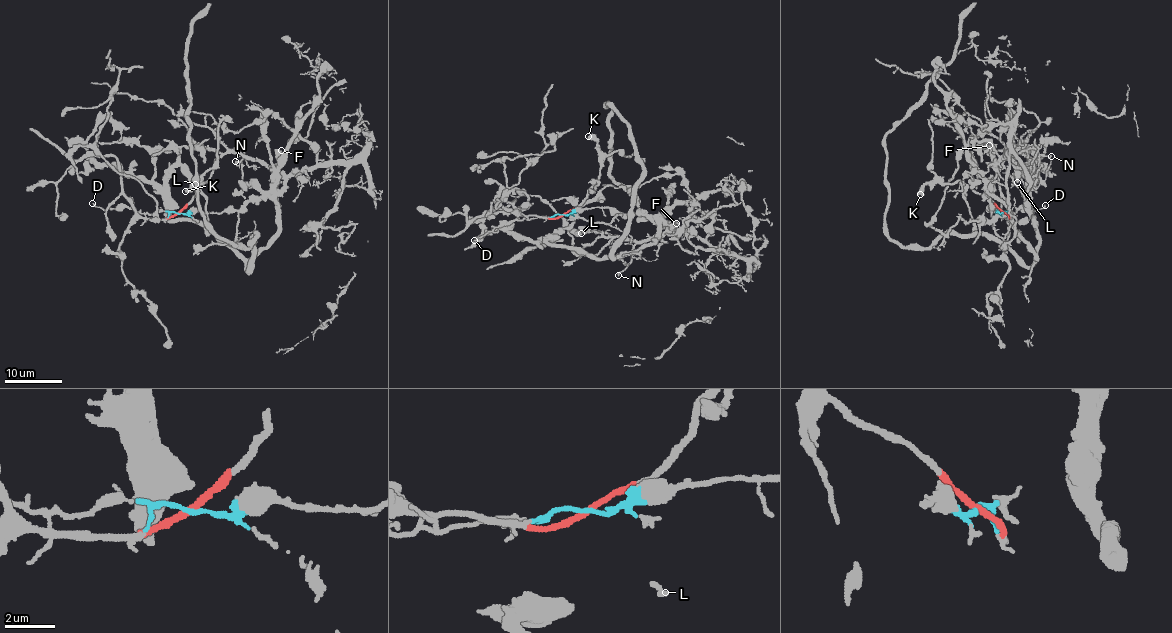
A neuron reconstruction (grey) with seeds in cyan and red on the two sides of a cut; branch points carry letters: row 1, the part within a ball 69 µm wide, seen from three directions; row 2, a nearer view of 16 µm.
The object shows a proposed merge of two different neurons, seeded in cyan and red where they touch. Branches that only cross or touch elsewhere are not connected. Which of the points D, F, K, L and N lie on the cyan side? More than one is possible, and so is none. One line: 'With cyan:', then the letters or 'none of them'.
With cyan: D, F, L, N

